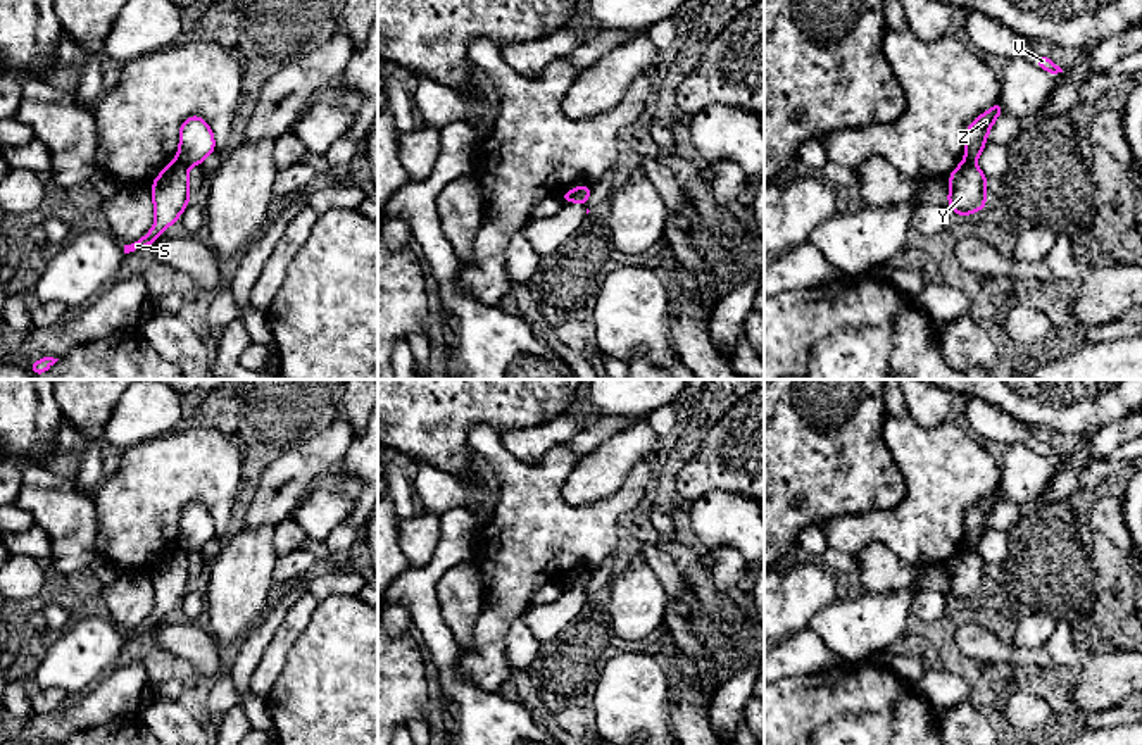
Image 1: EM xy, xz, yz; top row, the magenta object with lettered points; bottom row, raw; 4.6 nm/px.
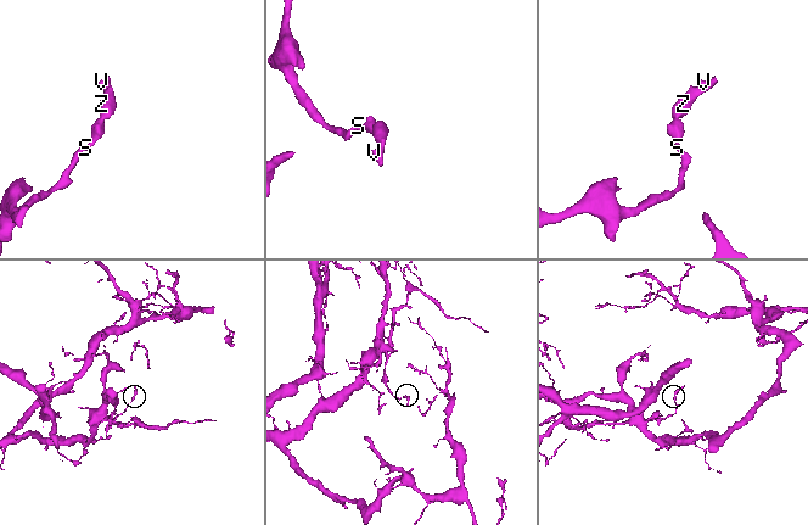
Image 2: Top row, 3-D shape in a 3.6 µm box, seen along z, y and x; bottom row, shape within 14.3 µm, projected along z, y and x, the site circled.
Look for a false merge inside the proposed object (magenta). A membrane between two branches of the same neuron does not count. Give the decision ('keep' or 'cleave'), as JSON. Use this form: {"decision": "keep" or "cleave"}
{"decision": "cleave"}

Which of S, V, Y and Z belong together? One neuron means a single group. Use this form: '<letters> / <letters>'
S Y / V Z

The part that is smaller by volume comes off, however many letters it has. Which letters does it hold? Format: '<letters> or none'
V, Z

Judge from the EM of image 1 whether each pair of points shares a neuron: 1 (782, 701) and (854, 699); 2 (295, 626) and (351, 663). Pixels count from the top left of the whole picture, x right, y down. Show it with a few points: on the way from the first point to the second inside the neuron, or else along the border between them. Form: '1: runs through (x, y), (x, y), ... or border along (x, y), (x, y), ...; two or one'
1: runs through (799, 701), (837, 699); one
2: border along (318, 602), (283, 666); two

